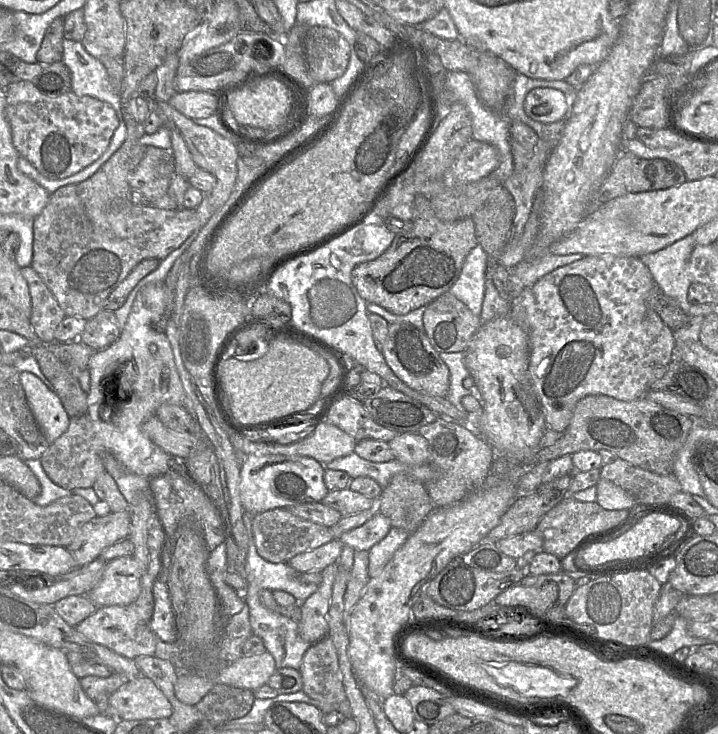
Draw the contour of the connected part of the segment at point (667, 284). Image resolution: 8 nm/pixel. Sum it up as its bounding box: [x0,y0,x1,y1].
[640,233,694,314]

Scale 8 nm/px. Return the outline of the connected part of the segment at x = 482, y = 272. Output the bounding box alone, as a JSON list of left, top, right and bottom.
[449,244,488,316]

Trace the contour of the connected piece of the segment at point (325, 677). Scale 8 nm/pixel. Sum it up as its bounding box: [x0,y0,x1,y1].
[299,636,351,717]

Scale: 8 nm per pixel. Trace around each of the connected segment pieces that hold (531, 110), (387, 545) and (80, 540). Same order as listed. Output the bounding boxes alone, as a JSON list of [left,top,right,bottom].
[[524,87,570,123],[368,526,410,578],[66,512,131,567]]

